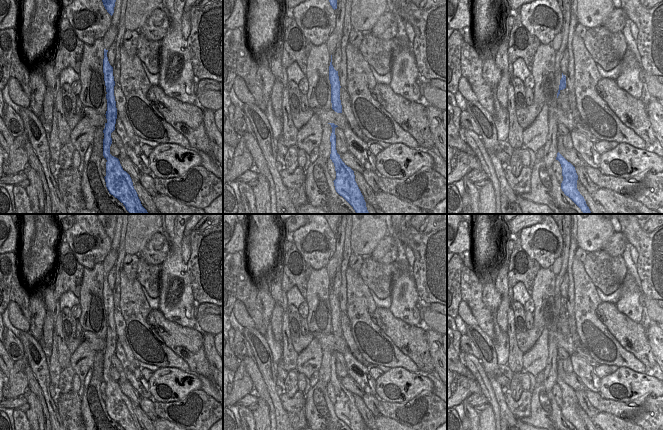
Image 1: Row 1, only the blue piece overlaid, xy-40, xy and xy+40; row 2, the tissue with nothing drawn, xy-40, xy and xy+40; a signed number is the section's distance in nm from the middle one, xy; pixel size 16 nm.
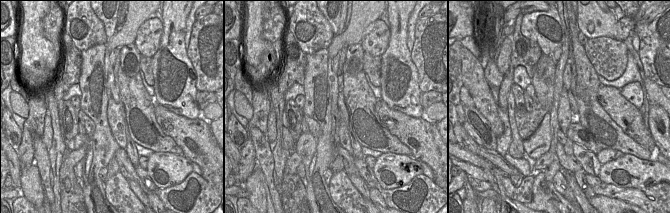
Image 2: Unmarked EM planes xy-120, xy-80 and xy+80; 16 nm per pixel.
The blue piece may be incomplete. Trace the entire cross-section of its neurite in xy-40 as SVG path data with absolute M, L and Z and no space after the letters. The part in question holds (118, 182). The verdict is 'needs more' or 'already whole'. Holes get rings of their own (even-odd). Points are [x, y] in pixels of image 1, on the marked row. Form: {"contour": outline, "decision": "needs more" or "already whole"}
{"contour": "M104 49L103 73L106 86L107 111L105 128L103 130L103 156L106 162L106 187L111 195L117 198L129 212L129 214L149 214L142 206L136 190L134 189L130 175L123 170L118 158L110 154L112 144L111 133L115 130L117 108L114 96L113 67L107 57L108 50Z", "decision": "already whole"}

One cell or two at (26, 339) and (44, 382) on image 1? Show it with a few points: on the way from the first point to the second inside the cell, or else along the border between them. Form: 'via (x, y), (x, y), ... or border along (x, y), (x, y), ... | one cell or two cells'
via (29, 350), (31, 359), (41, 371) | one cell

